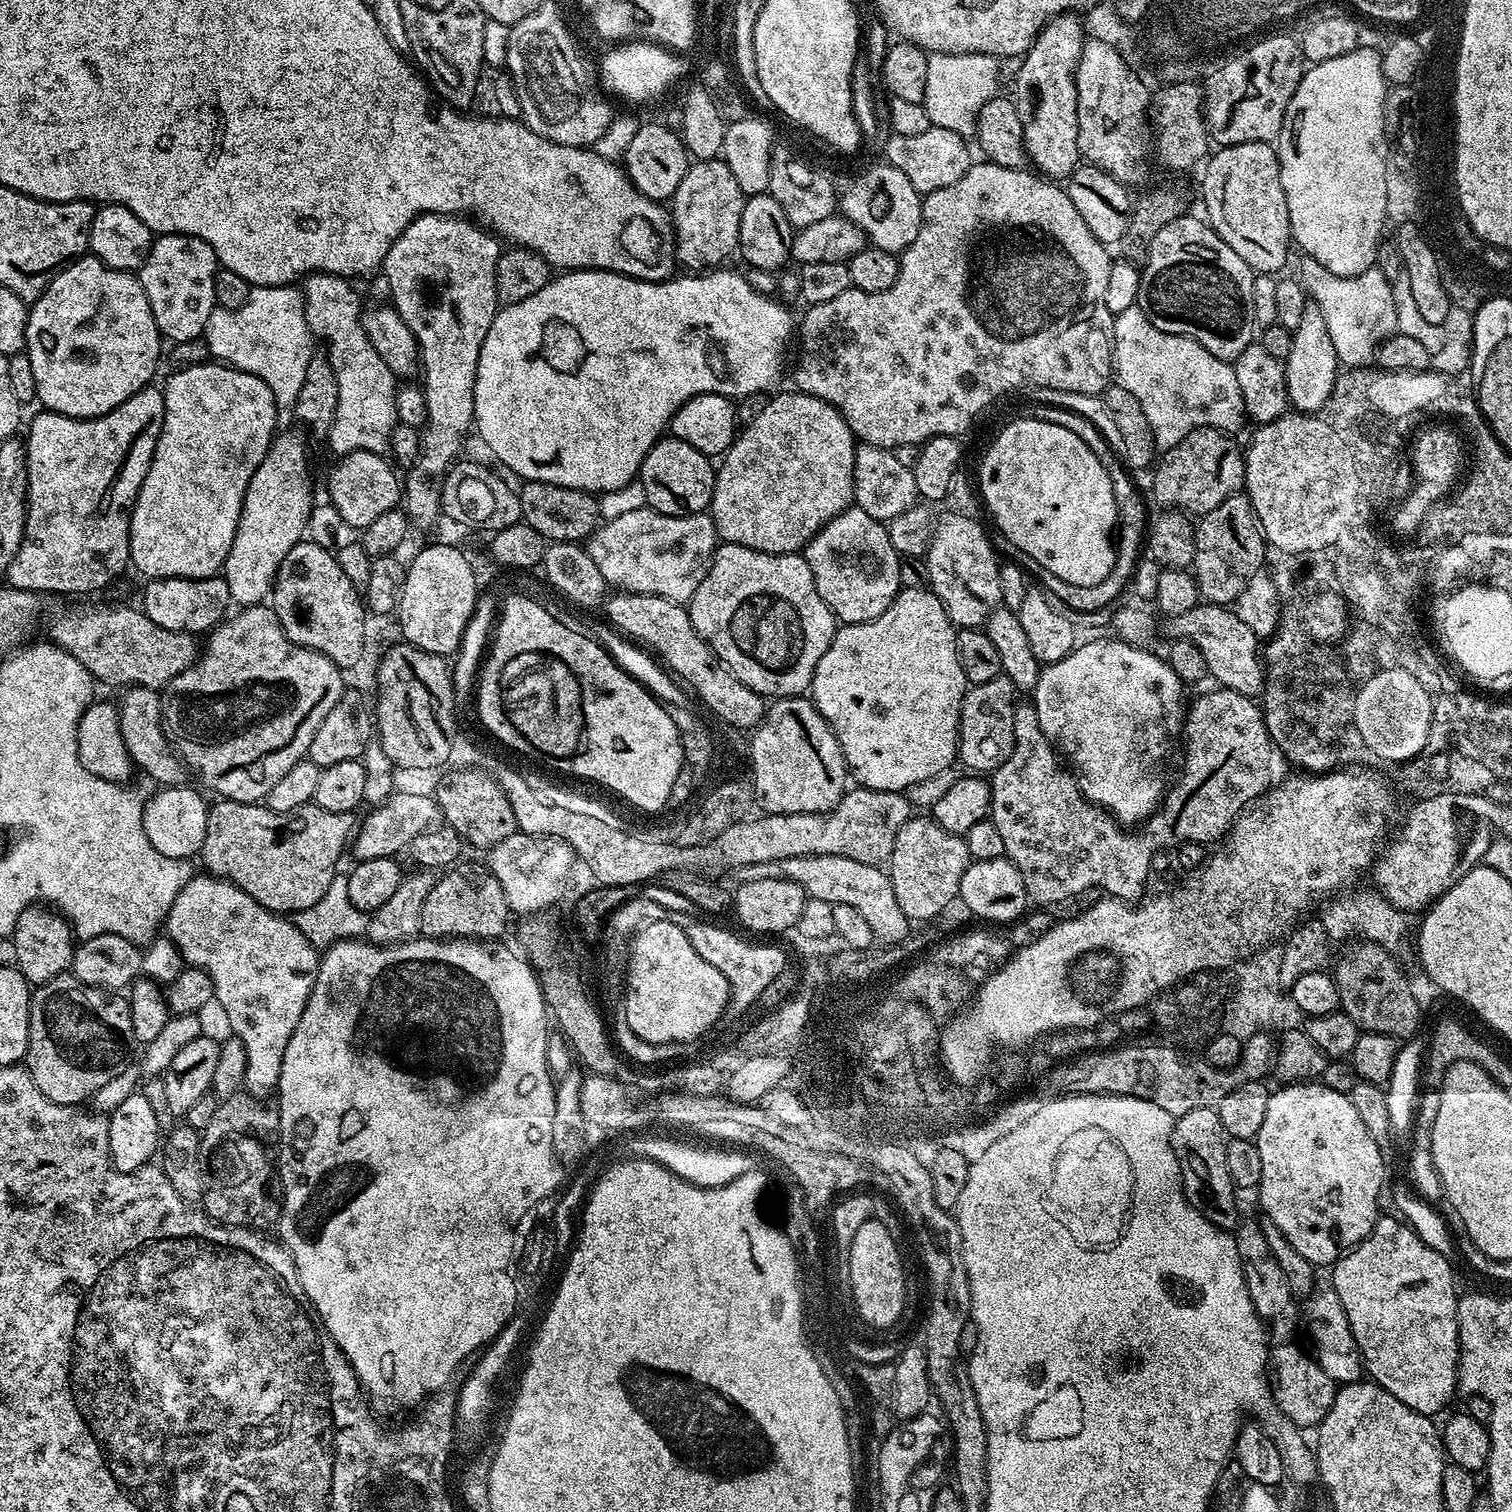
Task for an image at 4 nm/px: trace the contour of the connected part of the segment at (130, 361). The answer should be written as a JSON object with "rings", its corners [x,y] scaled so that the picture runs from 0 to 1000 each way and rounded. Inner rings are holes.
{"rings":[[[58,168],[55,171],[52,172],[48,172],[47,175],[45,175],[44,177],[40,178],[39,180],[37,181],[37,183],[33,187],[33,189],[30,191],[26,196],[22,199],[21,202],[19,208],[19,208],[19,229],[17,231],[19,233],[19,236],[20,237],[20,242],[22,242],[22,253],[24,253],[24,265],[26,265],[31,272],[33,272],[40,272],[42,275],[49,275],[51,276],[60,276],[62,275],[69,275],[73,271],[75,271],[79,269],[81,266],[83,266],[83,263],[86,263],[89,261],[91,261],[91,258],[94,258],[95,257],[99,256],[101,253],[101,248],[103,246],[103,240],[105,238],[107,238],[107,233],[106,235],[106,228],[107,228],[107,220],[106,216],[102,213],[102,208],[99,205],[99,200],[97,197],[97,194],[94,192],[94,189],[93,188],[92,185],[88,181],[81,180],[81,179],[75,179],[73,176],[70,176],[67,173],[67,172],[64,172],[63,169]]]}

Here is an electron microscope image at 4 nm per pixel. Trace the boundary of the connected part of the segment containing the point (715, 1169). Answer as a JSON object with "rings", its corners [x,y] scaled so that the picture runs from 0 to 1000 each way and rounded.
{"rings":[[[408,749],[403,754],[399,763],[403,768],[409,769],[413,767],[427,767],[437,770],[452,780],[461,783],[463,786],[474,786],[488,780],[491,776],[498,774],[499,770],[492,762],[483,762],[481,759],[462,759],[460,757],[454,757],[452,754],[446,754],[444,751],[430,751],[429,750]]]}

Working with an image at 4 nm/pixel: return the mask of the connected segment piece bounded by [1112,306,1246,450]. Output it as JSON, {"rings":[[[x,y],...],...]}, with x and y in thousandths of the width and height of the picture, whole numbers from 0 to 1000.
{"rings":[[[753,202],[737,207],[735,226],[737,251],[743,257],[747,258],[750,263],[753,263],[753,267],[758,274],[758,279],[761,279],[765,297],[772,298],[779,295],[779,292],[782,292],[782,290],[784,290],[784,287],[787,287],[790,283],[806,283],[808,286],[817,287],[824,280],[821,259],[815,241],[813,239],[803,237],[803,234],[800,234],[800,231],[798,231],[792,226],[766,218],[766,216],[763,216],[763,213],[761,213],[761,210],[758,210],[758,208]]]}

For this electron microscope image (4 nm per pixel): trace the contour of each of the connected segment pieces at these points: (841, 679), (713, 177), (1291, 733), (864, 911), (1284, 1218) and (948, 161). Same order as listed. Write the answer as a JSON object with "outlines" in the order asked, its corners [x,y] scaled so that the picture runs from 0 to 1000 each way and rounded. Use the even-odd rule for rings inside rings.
{"outlines":[[[[613,388],[598,389],[593,392],[590,400],[581,409],[573,410],[569,413],[558,413],[554,415],[553,421],[550,426],[544,433],[540,444],[537,447],[536,462],[540,469],[545,473],[545,476],[550,481],[553,490],[558,499],[558,504],[562,509],[562,513],[568,521],[577,521],[581,524],[598,524],[603,518],[620,512],[620,509],[630,507],[634,500],[634,482],[635,480],[635,466],[638,463],[639,450],[636,446],[636,440],[634,438],[632,432],[632,419],[630,409],[626,406],[624,399],[620,396]]],[[[478,104],[456,108],[448,126],[443,131],[443,142],[447,151],[447,171],[455,179],[471,179],[488,164],[488,147],[492,126],[485,120]]],[[[849,400],[844,417],[838,423],[835,433],[836,456],[833,463],[839,489],[853,505],[865,512],[905,507],[909,503],[907,496],[898,484],[896,475],[896,462],[902,452],[897,450],[897,447],[899,447],[899,437],[894,437],[894,434],[886,434],[886,431],[880,430],[880,427],[880,425],[876,425],[868,418],[860,418],[860,415],[854,415],[854,413],[852,413],[852,403]]],[[[538,565],[529,567],[517,567],[506,571],[493,571],[489,575],[488,579],[490,583],[517,579],[524,582],[532,590],[532,593],[546,595],[550,599],[565,599],[565,602],[567,602],[567,604],[573,607],[573,610],[580,622],[597,622],[602,614],[601,606],[597,604],[597,599],[594,599],[589,579],[584,573],[579,571],[565,570],[565,567],[557,567],[554,565]]],[[[873,716],[853,717],[845,719],[845,720],[845,722],[843,720],[839,726],[837,739],[835,741],[835,747],[832,747],[830,753],[832,764],[835,766],[835,779],[833,780],[832,790],[833,790],[833,796],[836,798],[835,804],[841,807],[843,811],[845,811],[845,813],[848,813],[851,821],[853,821],[853,824],[856,824],[856,827],[858,827],[858,829],[861,829],[861,832],[864,832],[869,837],[874,837],[873,836],[881,837],[889,829],[894,827],[897,823],[903,820],[907,816],[907,812],[910,810],[911,788],[912,786],[917,782],[917,778],[915,778],[917,765],[913,761],[909,753],[906,753],[906,750],[903,750],[903,745],[901,745],[901,739],[898,739],[898,736],[896,735],[893,726],[888,722],[883,722],[881,720],[875,720]]],[[[617,83],[610,89],[605,91],[599,91],[589,88],[586,94],[587,108],[593,112],[596,112],[600,118],[602,118],[604,126],[610,128],[623,126],[623,123],[630,122],[634,120],[636,116],[639,115],[644,108],[642,103],[641,95],[638,91],[636,91],[630,86]]]]}

